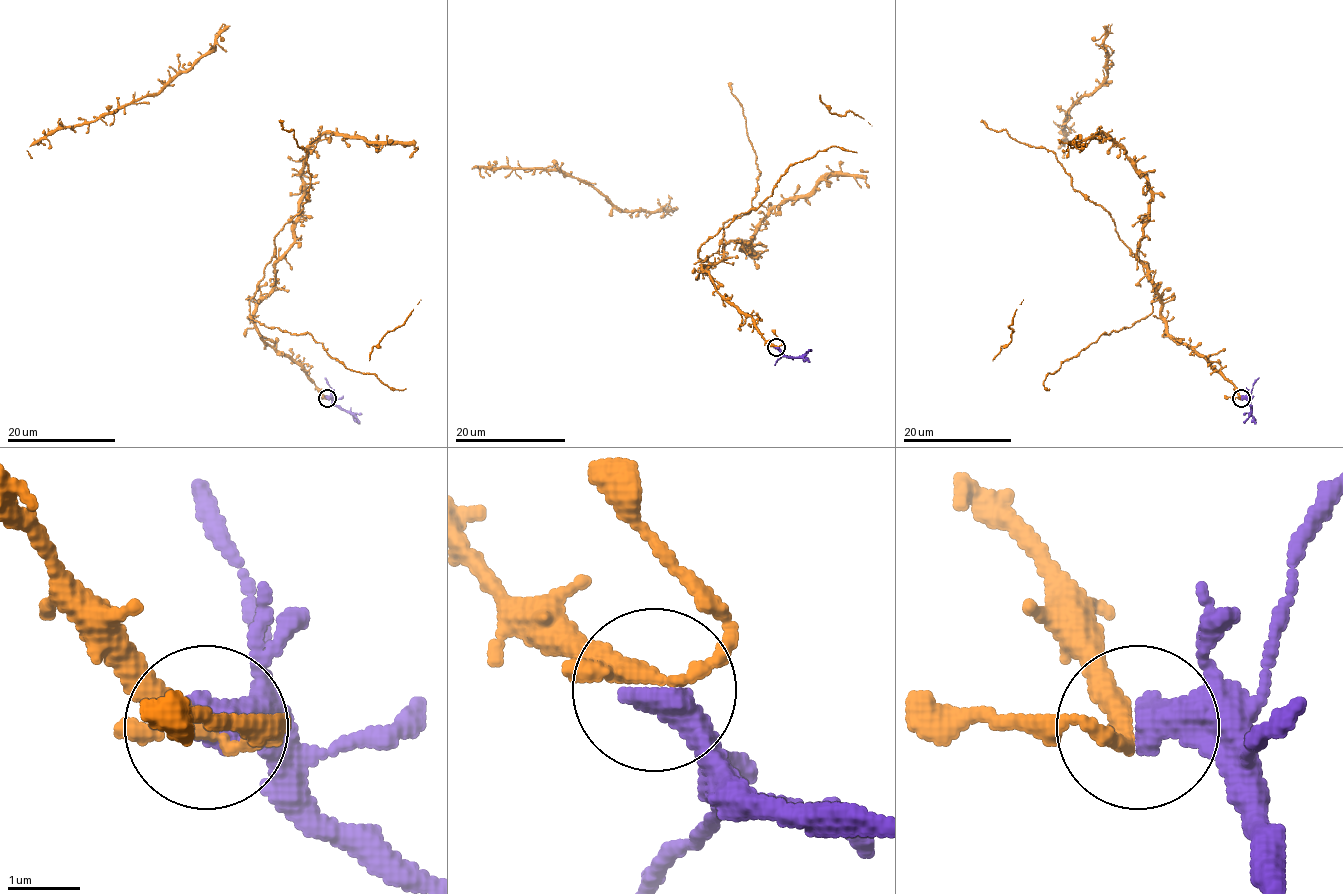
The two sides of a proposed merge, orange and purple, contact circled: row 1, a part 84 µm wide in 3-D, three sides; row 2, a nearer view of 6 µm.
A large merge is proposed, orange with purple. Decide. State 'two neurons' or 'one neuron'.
one neuron

